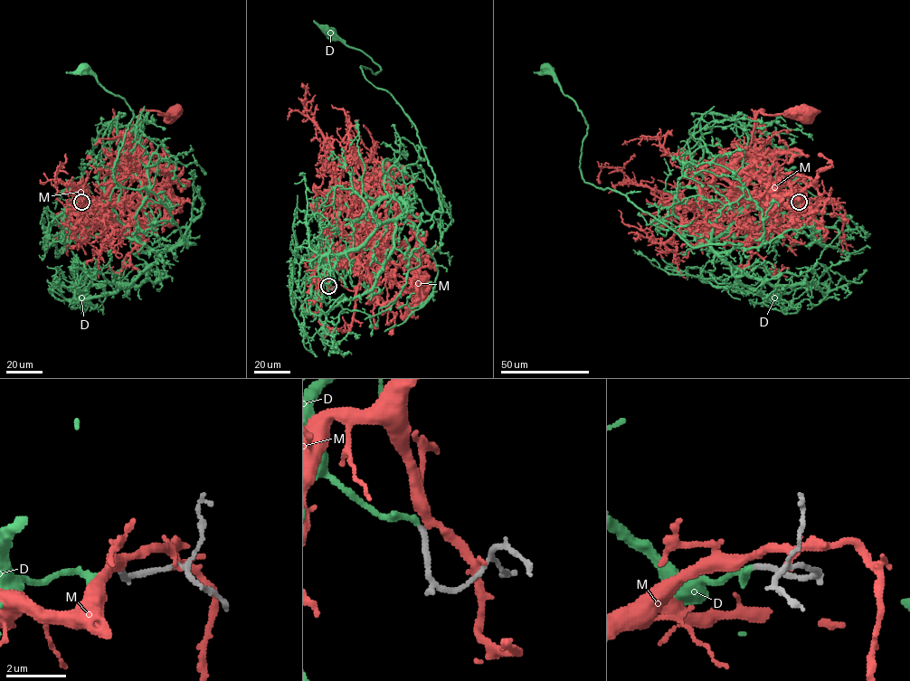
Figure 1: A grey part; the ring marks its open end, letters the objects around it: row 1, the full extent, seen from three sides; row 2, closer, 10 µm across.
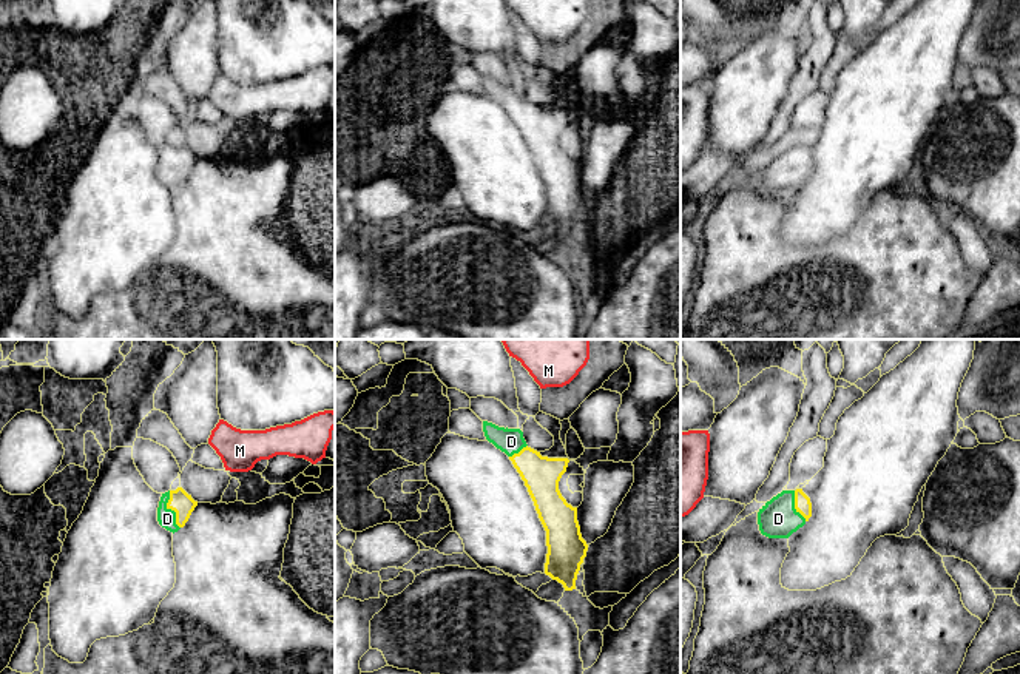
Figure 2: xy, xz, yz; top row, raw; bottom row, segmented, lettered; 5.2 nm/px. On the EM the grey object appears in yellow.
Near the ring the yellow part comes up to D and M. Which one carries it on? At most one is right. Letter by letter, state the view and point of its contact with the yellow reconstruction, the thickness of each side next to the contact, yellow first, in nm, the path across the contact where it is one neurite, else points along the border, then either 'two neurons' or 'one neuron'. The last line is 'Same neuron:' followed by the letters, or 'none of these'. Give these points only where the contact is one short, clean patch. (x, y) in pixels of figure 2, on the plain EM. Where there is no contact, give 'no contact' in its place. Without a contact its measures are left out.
D: contact xy (172, 164); calibres 120 and 100 nm; way xy (179, 156), (172, 164), (167, 173); one neuron
M: no contact; two neurons
Same neuron: D

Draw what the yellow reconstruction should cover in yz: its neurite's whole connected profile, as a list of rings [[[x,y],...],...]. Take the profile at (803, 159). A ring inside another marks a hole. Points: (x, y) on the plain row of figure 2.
[[[782,145],[767,156],[758,167],[758,179],[768,193],[789,193],[812,171],[810,153],[802,147]]]

